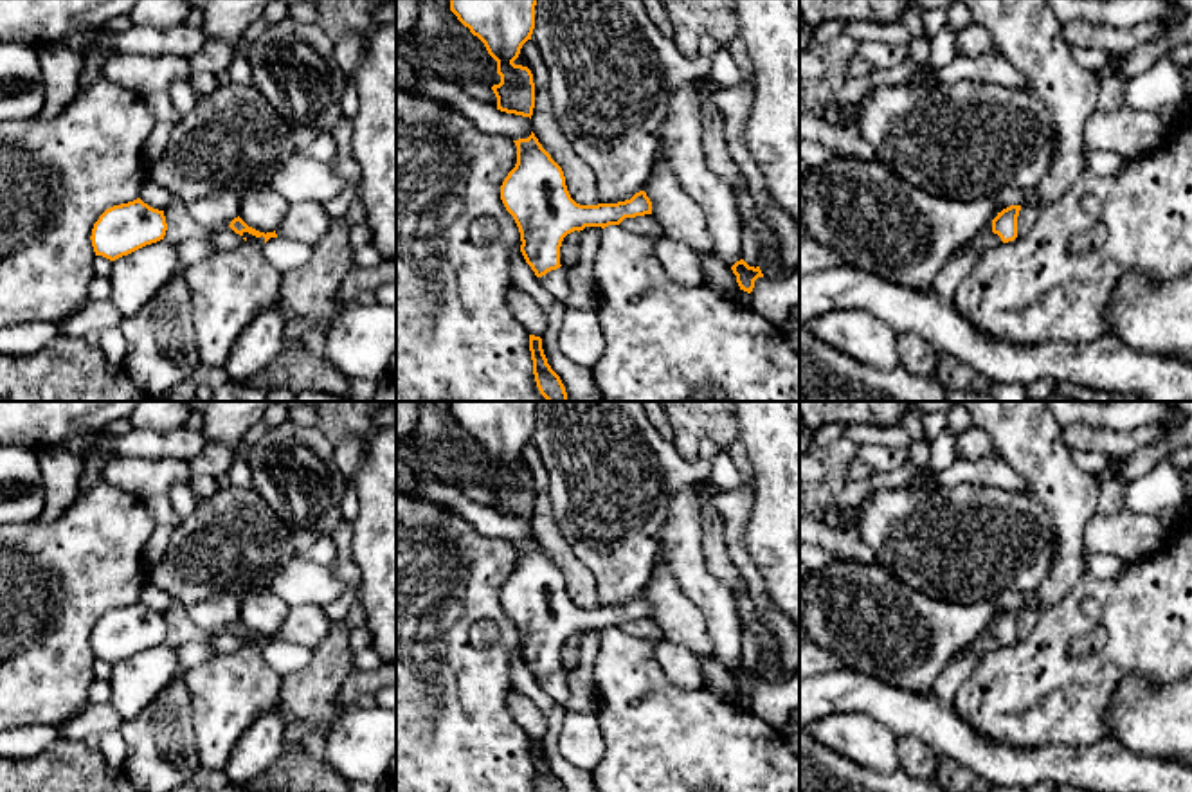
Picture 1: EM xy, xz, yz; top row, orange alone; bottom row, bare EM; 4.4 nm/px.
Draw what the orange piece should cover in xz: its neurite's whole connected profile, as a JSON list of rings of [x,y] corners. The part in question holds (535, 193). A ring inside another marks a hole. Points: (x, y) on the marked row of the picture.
[[[533,131],[528,139],[513,142],[517,164],[501,185],[501,200],[519,227],[520,252],[537,277],[562,266],[560,247],[567,234],[652,214],[652,202],[645,191],[618,203],[576,203],[567,191],[562,167]]]

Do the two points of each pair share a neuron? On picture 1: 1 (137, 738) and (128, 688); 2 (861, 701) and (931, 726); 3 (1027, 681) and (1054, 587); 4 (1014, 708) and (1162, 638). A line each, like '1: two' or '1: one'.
1: two
2: one
3: two
4: one

